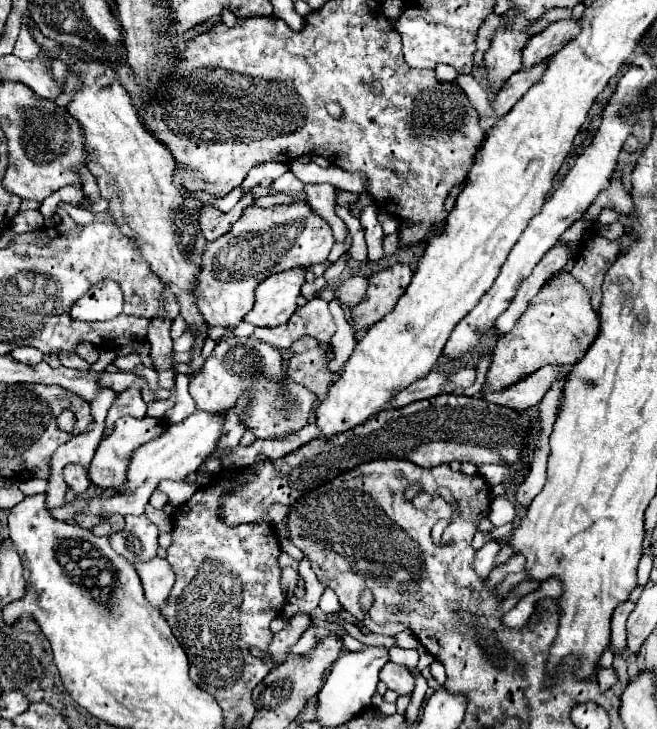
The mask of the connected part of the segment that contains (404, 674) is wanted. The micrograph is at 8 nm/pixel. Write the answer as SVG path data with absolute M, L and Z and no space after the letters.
M386 662L380 670L380 680L394 692L398 692L398 696L410 694L414 690L414 676L410 674L410 670L402 664L394 664L394 662Z

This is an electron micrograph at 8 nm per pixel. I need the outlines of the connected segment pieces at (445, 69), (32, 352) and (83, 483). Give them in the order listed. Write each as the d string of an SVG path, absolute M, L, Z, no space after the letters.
M438 64L436 66L436 78L440 78L440 82L442 80L452 82L452 80L456 80L456 76L458 76L458 72L454 66L450 66L450 64Z
M20 346L16 350L12 350L12 356L18 360L18 362L24 362L24 364L36 364L42 360L42 352L36 350L36 348L30 348L30 346Z
M68 464L68 466L64 468L64 480L66 480L66 484L68 484L76 494L84 494L84 492L88 490L88 486L90 486L86 470L84 470L82 466L76 466L76 464Z

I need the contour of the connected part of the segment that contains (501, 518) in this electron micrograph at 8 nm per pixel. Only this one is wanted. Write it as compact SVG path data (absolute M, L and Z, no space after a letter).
M494 496L492 506L490 506L490 514L488 514L492 524L500 526L506 522L512 522L514 516L516 516L516 506L506 496Z

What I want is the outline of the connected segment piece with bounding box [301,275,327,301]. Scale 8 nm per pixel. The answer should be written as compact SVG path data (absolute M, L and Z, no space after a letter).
M320 276L316 278L313 282L306 282L303 284L301 288L301 294L306 298L307 301L311 301L315 298L314 293L317 293L322 289L322 287L326 287L327 283L325 281L324 276Z

